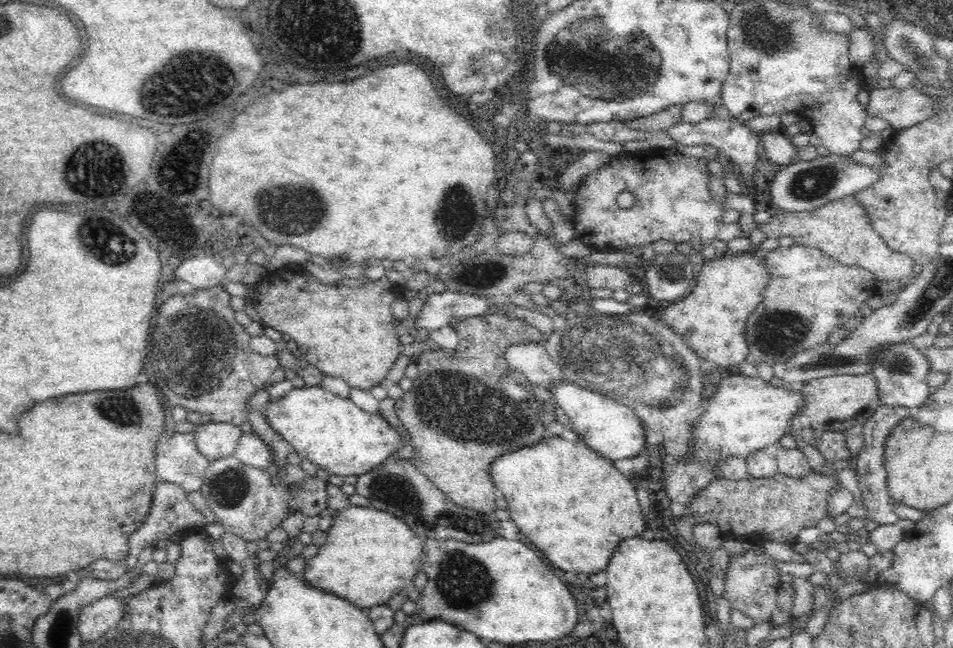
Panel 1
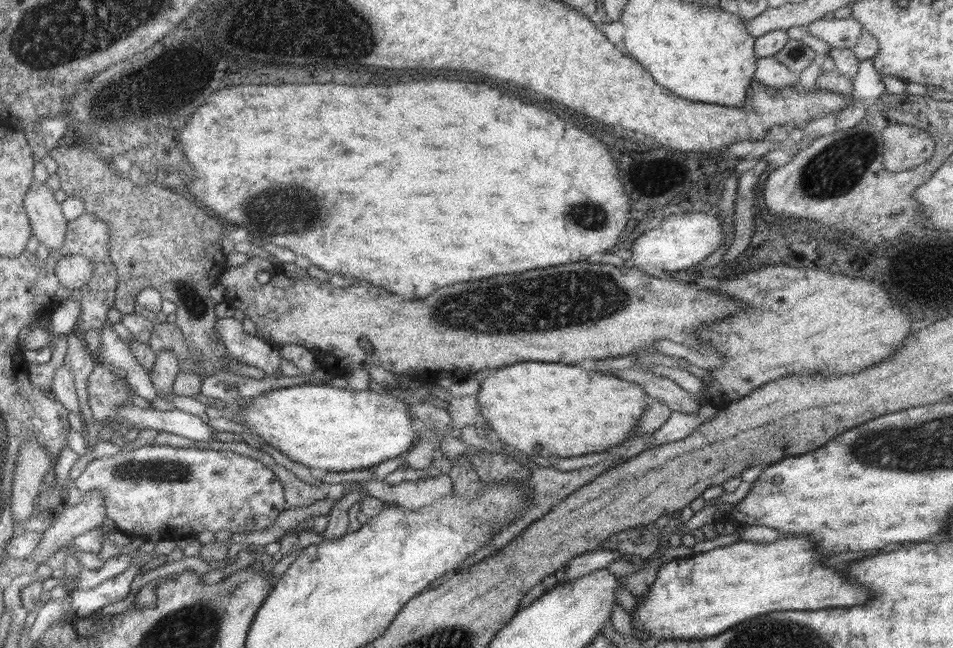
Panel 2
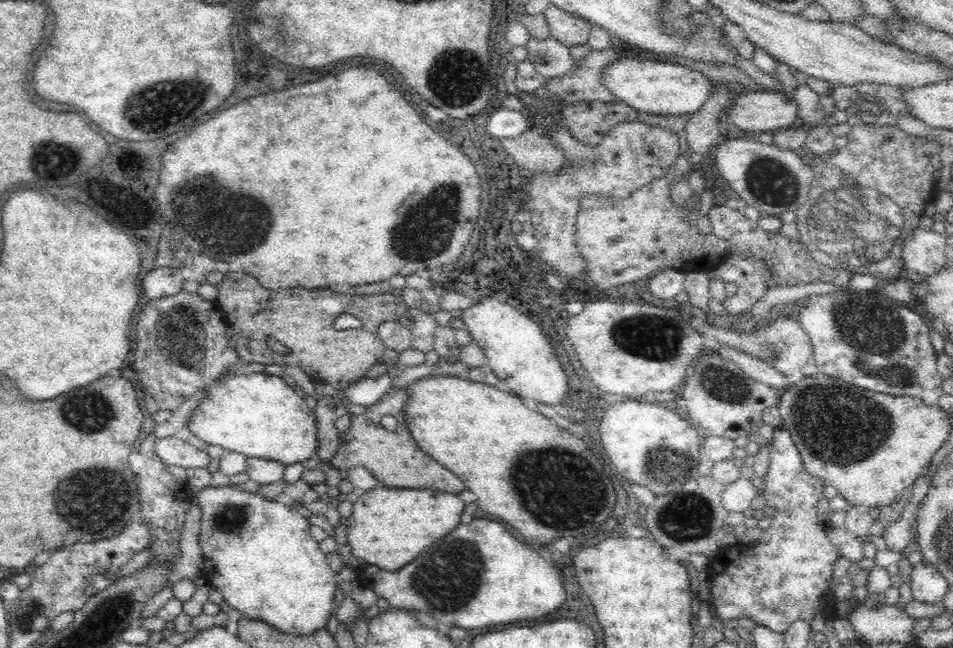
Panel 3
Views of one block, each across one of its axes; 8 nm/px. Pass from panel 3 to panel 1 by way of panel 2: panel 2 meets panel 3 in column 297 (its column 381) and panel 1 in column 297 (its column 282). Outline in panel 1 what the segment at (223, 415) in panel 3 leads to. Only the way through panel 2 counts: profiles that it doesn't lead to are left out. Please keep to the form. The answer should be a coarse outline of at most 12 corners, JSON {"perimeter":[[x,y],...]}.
{"perimeter":[[321,386],[270,399],[269,425],[338,476],[382,464],[402,441],[386,416]]}

